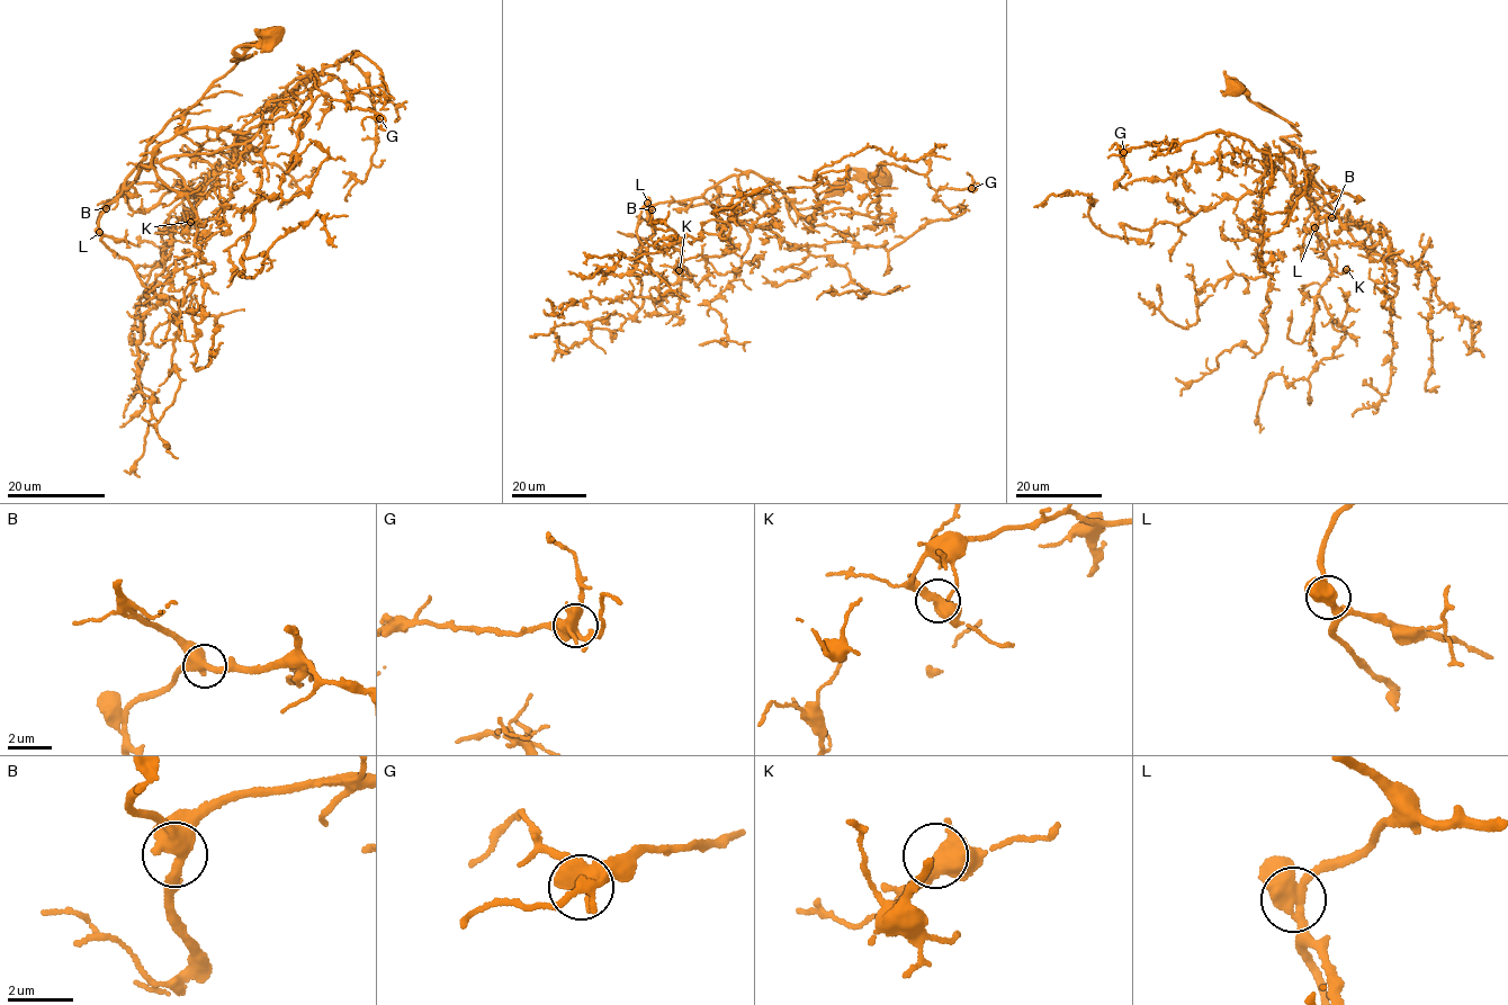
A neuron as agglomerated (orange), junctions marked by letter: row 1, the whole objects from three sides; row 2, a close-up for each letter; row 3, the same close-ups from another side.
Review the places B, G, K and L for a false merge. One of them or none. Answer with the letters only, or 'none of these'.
none of these

